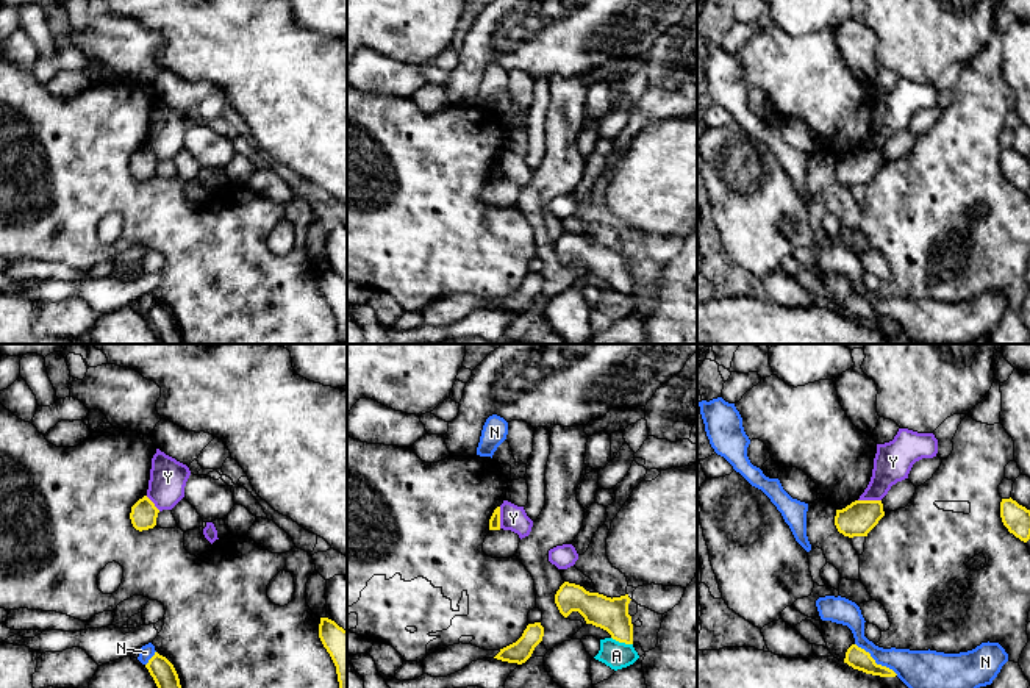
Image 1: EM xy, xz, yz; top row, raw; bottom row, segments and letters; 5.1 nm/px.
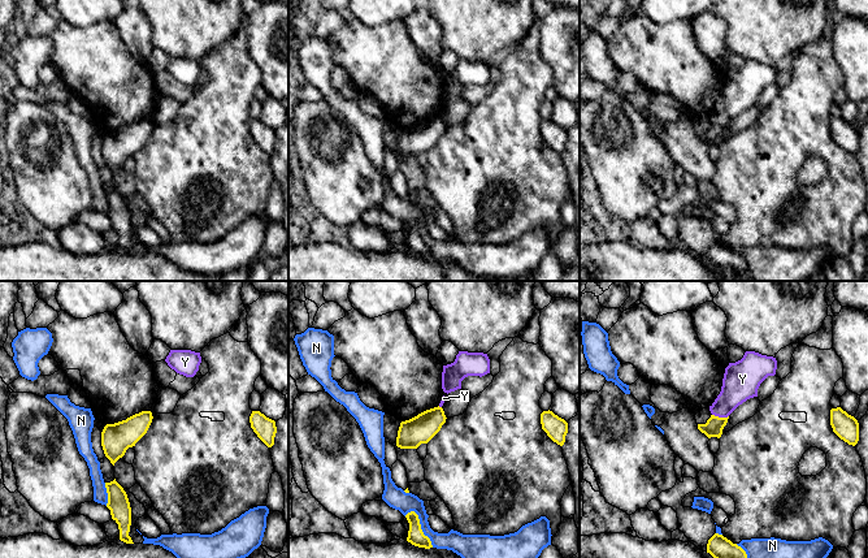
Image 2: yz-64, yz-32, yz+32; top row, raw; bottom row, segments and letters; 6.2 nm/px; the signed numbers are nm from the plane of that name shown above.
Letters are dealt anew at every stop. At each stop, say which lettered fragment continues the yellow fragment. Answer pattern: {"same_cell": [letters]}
{"same_cell": []}

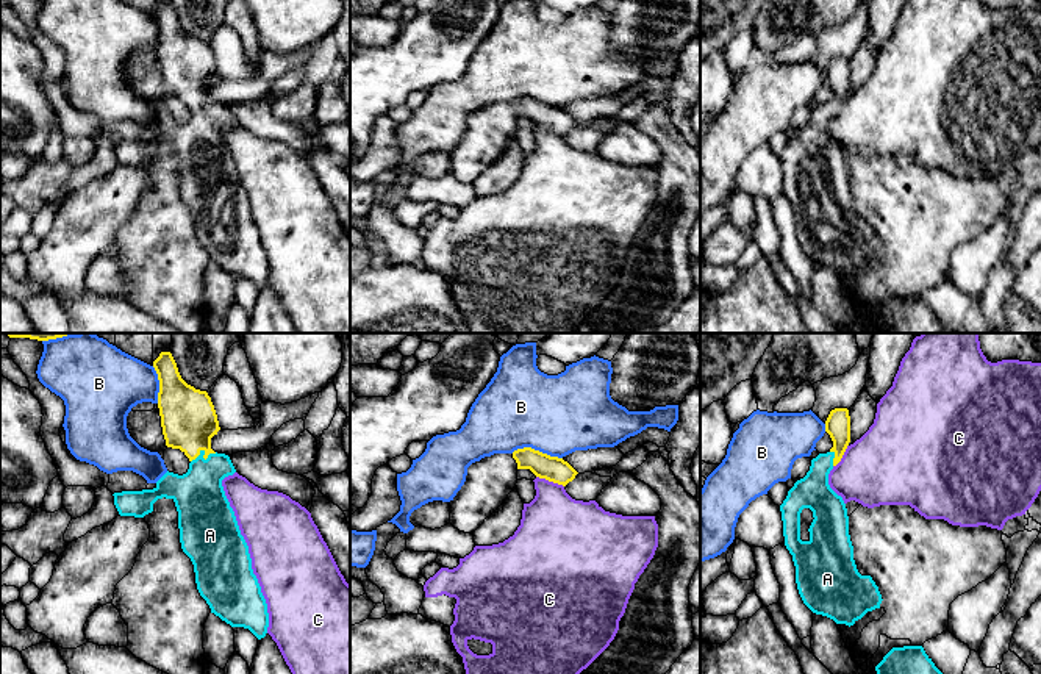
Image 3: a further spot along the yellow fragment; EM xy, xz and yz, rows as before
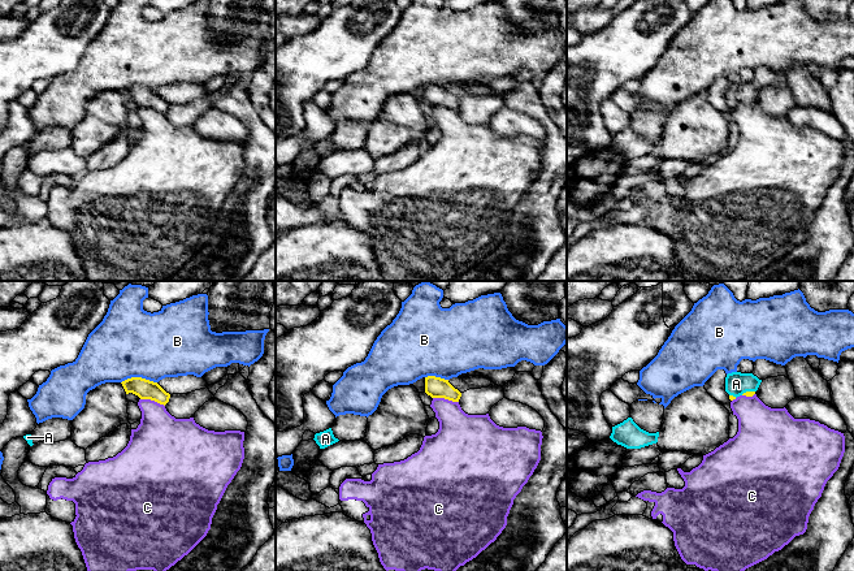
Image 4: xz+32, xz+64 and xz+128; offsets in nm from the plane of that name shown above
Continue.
{"same_cell": ["A"]}

